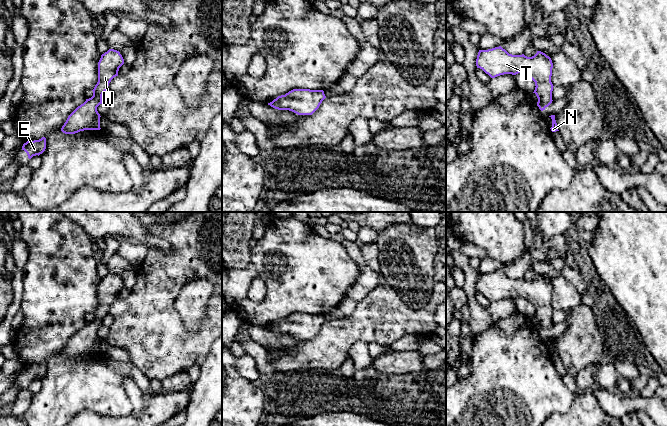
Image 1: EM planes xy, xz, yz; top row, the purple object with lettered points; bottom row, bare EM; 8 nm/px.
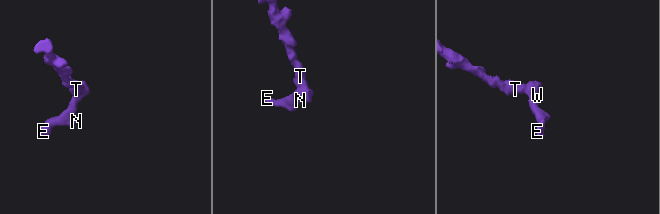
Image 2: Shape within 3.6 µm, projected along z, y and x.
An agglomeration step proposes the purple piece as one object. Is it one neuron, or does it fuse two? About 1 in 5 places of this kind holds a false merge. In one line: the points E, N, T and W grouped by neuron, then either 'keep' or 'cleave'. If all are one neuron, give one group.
E N T W | keep

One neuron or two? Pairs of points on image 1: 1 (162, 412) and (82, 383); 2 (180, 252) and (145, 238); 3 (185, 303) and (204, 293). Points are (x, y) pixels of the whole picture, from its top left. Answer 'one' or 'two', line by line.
1: two
2: two
3: one

